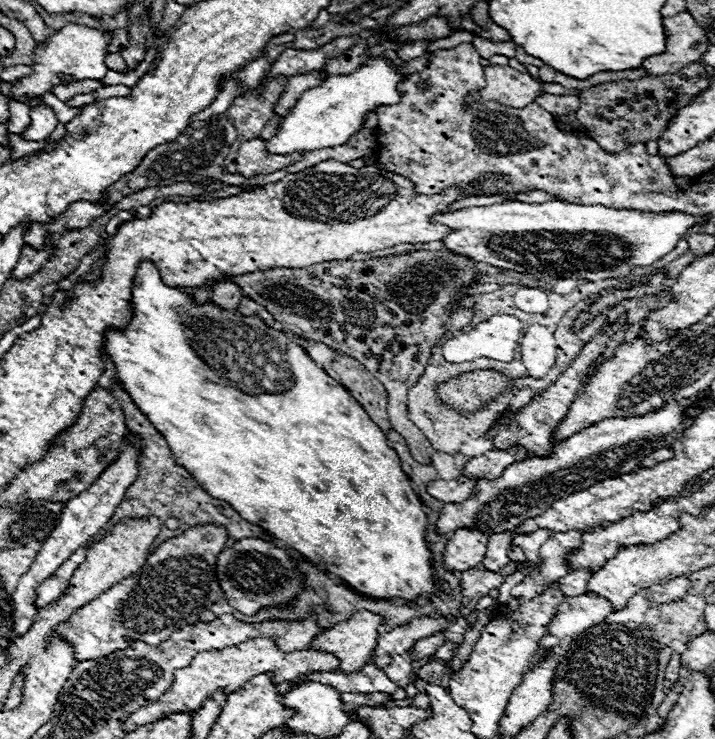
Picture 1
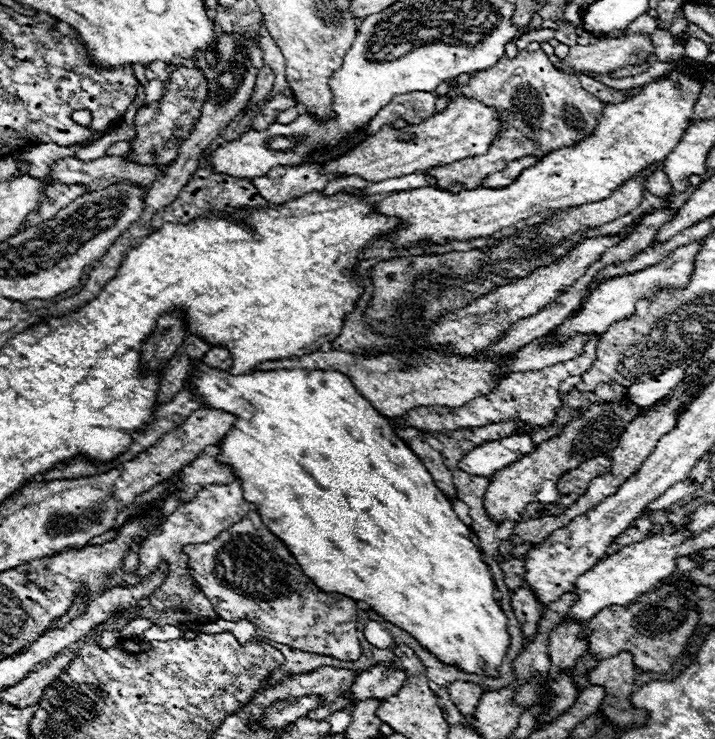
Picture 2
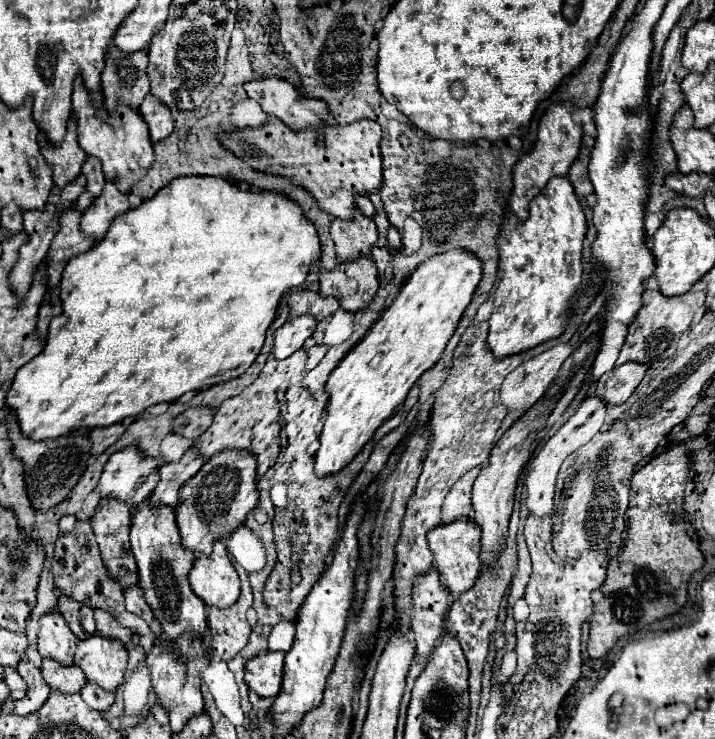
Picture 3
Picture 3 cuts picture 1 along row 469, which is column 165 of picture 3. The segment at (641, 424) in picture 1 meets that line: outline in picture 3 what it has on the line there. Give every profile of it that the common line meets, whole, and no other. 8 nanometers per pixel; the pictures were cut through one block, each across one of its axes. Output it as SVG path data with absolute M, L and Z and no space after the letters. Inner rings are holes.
M148 500L134 508L134 520L130 530L130 546L136 556L138 574L140 574L140 588L148 606L154 612L154 618L162 626L162 634L172 642L180 638L184 632L190 632L196 638L204 638L208 630L206 620L206 606L204 602L192 592L188 584L188 572L192 568L194 556L192 552L180 548L178 528L174 520L174 508L158 508L150 510Z

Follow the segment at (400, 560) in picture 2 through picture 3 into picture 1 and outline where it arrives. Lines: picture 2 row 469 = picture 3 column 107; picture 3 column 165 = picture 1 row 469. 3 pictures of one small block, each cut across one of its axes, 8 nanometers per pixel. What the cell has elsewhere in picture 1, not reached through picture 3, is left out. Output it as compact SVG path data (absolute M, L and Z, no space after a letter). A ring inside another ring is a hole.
M142 262L138 266L138 272L134 276L132 308L134 316L130 326L124 332L116 330L106 334L106 352L116 364L122 388L130 394L130 398L146 414L146 418L156 426L156 430L164 434L168 446L176 456L176 462L184 466L194 476L194 480L200 482L204 490L208 490L208 494L226 500L232 508L236 508L236 512L242 514L244 520L266 528L276 540L286 542L286 546L298 550L310 562L322 564L326 572L338 576L362 594L368 594L372 598L402 598L406 602L416 602L424 594L436 596L440 592L452 592L448 582L438 580L434 576L434 568L430 564L432 552L424 538L428 516L422 510L420 498L412 490L410 478L400 468L398 454L388 446L384 432L370 420L366 410L348 394L348 390L342 388L334 378L330 378L322 368L318 368L316 362L292 338L288 338L280 330L266 326L260 318L244 318L238 312L232 314L228 310L220 310L214 304L196 306L188 298L186 290L166 286L152 262Z

